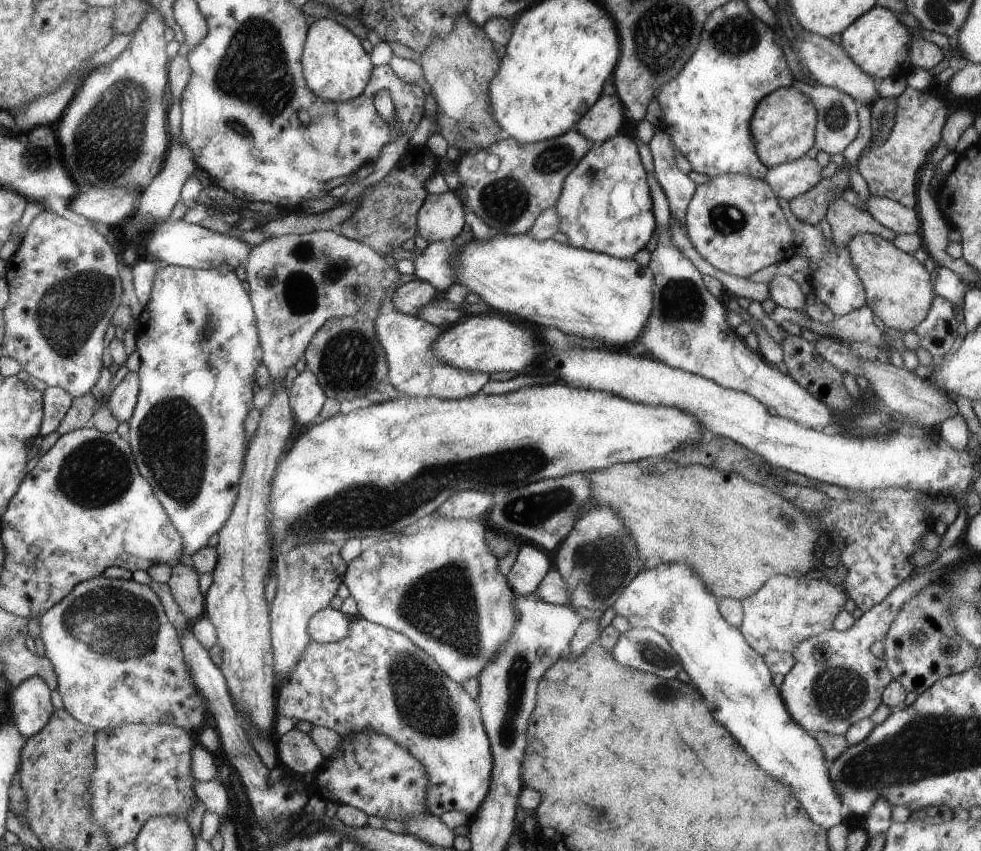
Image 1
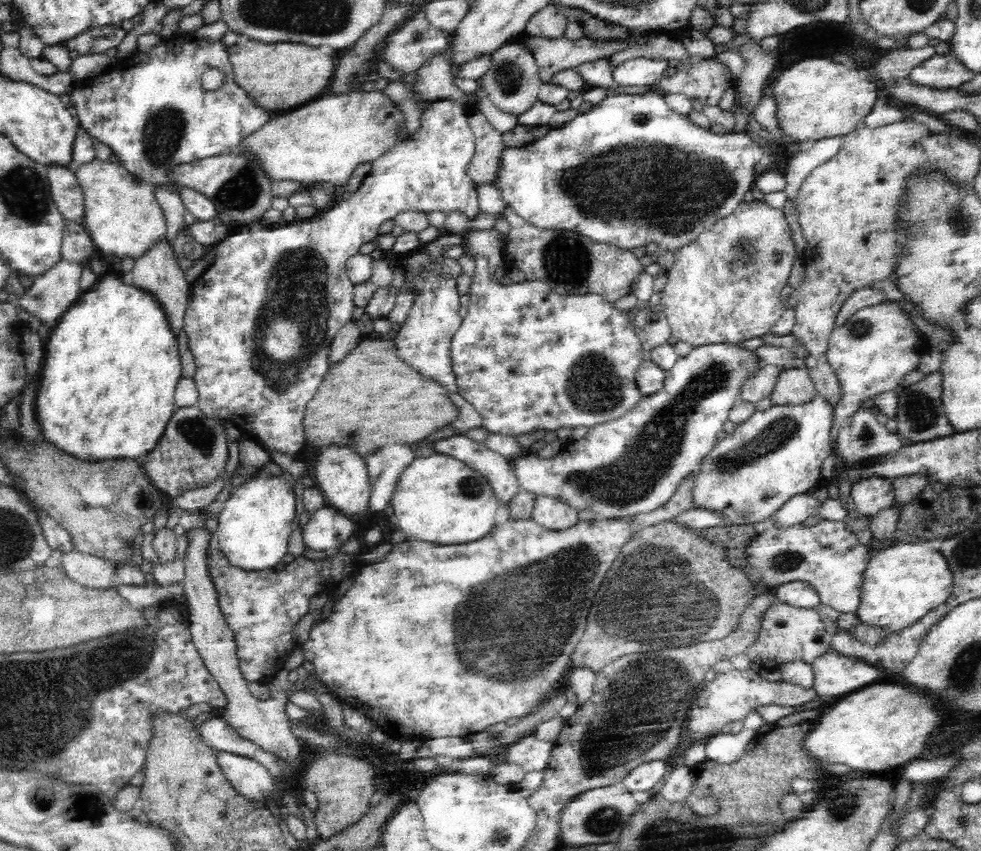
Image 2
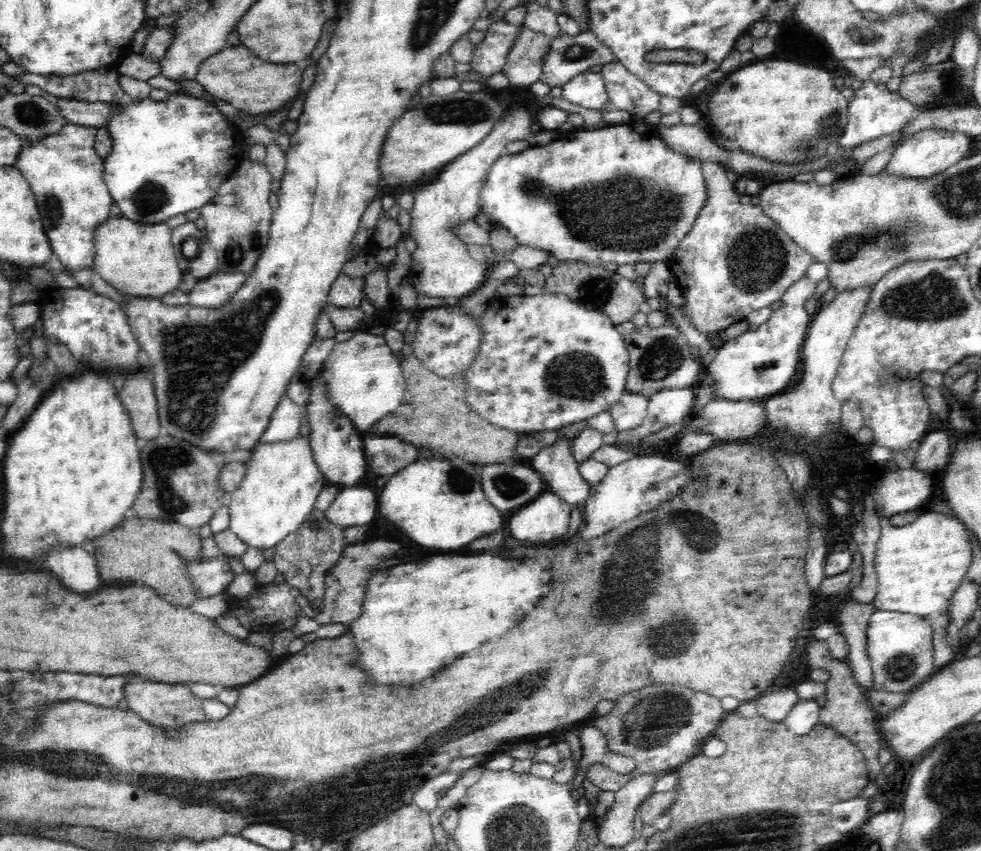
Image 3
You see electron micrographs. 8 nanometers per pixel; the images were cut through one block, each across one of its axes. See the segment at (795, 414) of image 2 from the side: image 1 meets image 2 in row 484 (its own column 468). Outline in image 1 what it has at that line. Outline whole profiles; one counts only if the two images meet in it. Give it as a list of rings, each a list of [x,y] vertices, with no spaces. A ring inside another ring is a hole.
[[[363,617],[352,620],[350,634],[346,639],[328,644],[311,640],[300,655],[295,670],[292,669],[280,685],[280,716],[284,716],[284,718],[295,718],[300,722],[302,720],[312,722],[314,726],[323,726],[334,730],[341,737],[347,737],[348,733],[352,734],[372,729],[384,733],[392,737],[398,744],[404,745],[427,768],[429,776],[426,798],[428,810],[430,814],[438,817],[444,812],[453,810],[465,812],[468,816],[474,816],[482,806],[483,800],[488,796],[488,792],[490,792],[492,772],[495,766],[494,752],[490,752],[491,741],[484,728],[483,720],[480,720],[480,709],[476,700],[468,692],[464,692],[464,688],[460,684],[453,681],[439,667],[439,664],[428,653],[424,652],[424,649],[420,649],[419,645],[414,644],[404,633],[396,632],[383,625],[377,625]]]

